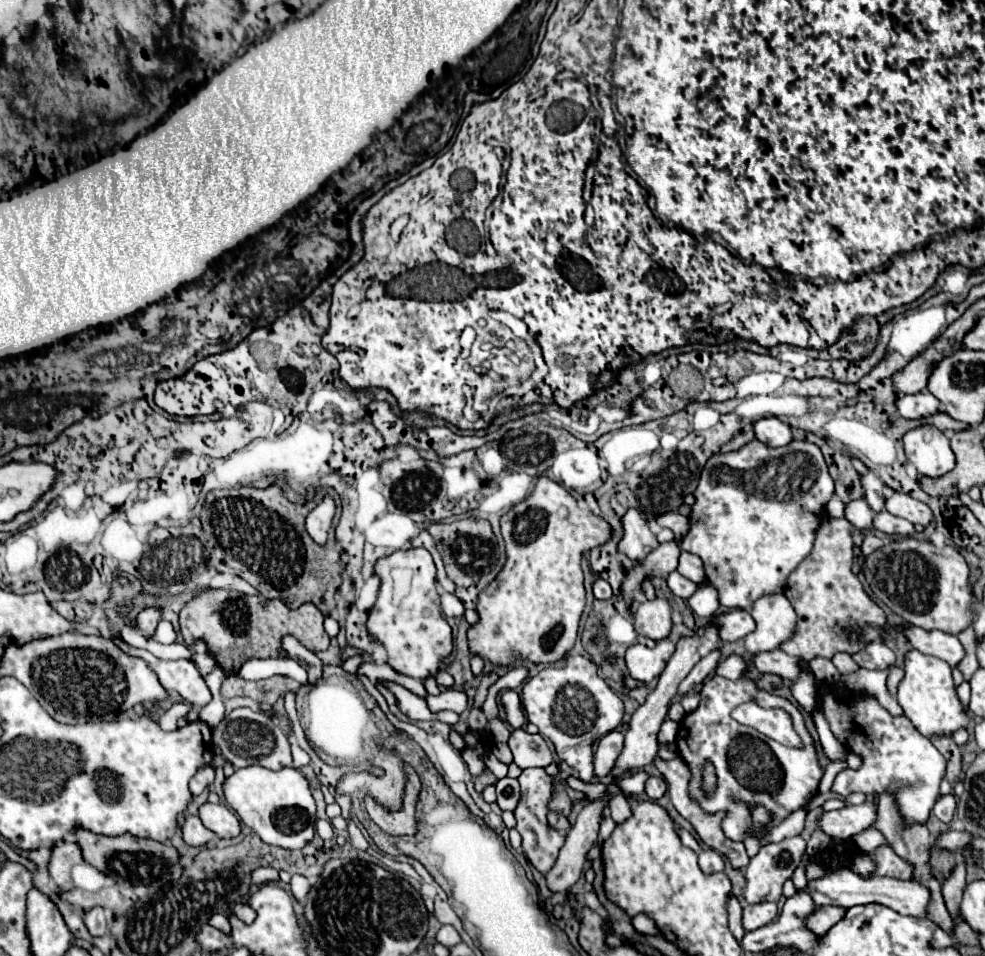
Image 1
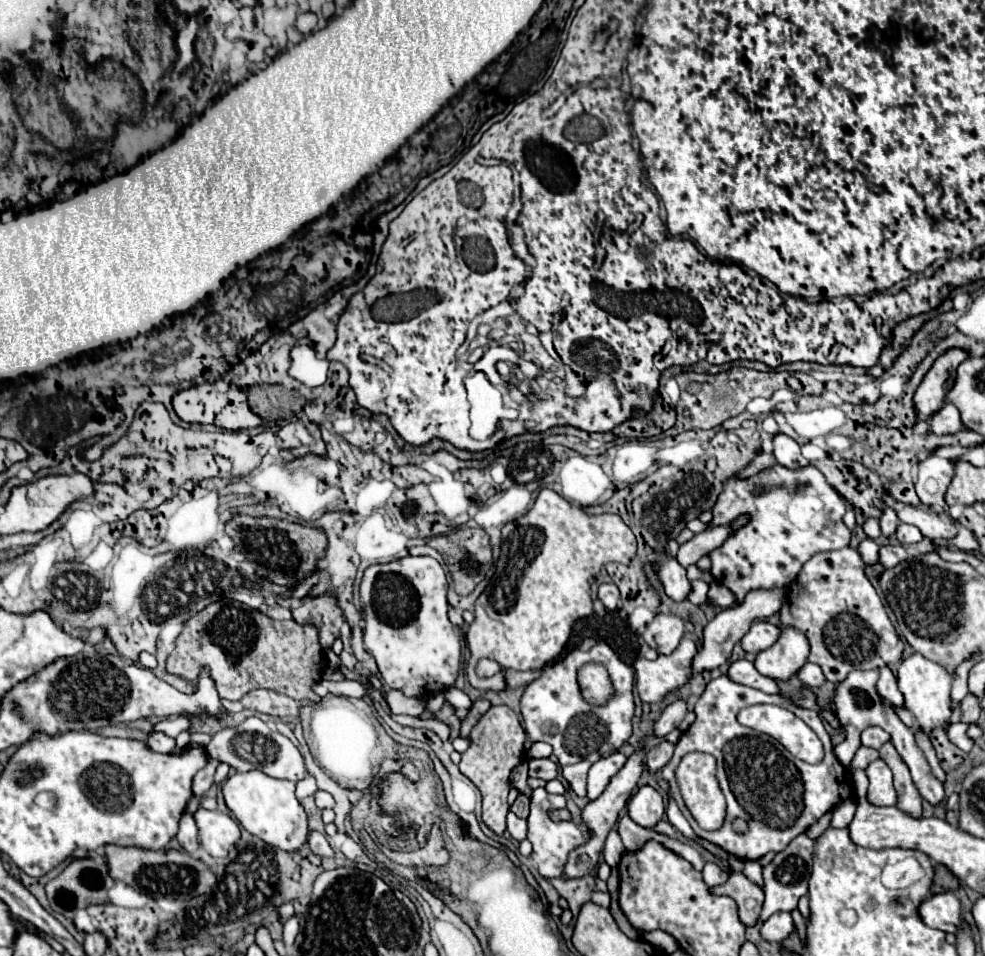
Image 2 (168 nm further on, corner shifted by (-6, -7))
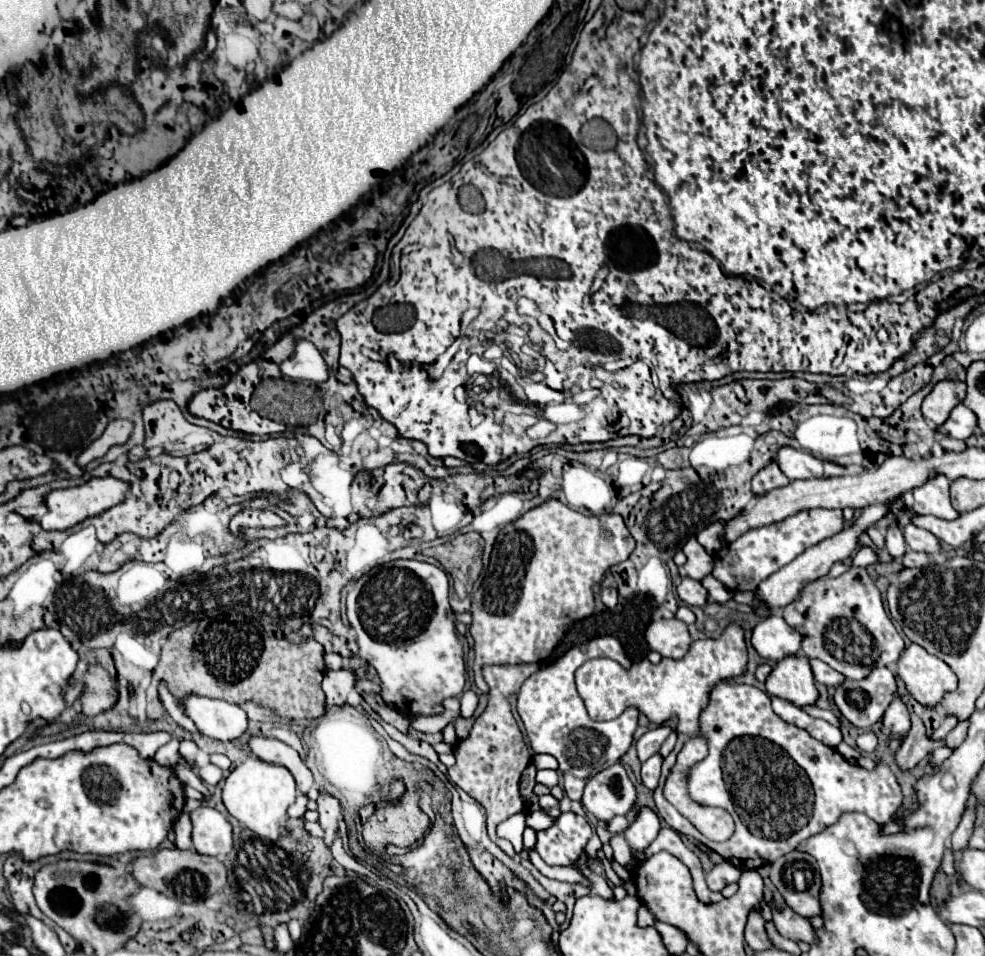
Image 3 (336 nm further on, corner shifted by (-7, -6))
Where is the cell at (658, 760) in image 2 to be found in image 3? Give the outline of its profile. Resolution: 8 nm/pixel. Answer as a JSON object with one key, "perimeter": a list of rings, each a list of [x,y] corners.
{"perimeter":[[[655,754],[649,760],[645,760],[643,766],[641,766],[641,780],[643,780],[643,784],[649,790],[655,790],[657,788],[659,774],[661,774],[661,764],[663,764],[663,756],[661,754]]]}

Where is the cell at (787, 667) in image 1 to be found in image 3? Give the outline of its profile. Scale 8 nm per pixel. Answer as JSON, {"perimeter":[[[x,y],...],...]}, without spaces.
{"perimeter":[[[811,660],[811,670],[813,670],[815,680],[821,682],[821,684],[825,684],[825,686],[839,686],[845,680],[845,676],[841,676],[839,672],[835,672],[833,668],[829,668],[821,660]]]}

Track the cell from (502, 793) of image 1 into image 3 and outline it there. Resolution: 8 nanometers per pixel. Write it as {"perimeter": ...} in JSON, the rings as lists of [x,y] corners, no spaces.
{"perimeter":[[[527,812],[527,826],[531,826],[533,830],[543,830],[549,828],[555,820],[549,818],[545,812]]]}

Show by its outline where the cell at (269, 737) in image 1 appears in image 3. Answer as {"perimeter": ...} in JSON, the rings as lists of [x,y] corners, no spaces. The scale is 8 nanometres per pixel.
{"perimeter":[[[251,736],[247,740],[247,748],[249,748],[251,756],[259,758],[261,762],[277,764],[277,766],[287,768],[293,774],[299,792],[309,792],[309,788],[313,786],[313,774],[311,774],[311,770],[301,760],[299,752],[295,748],[291,748],[289,744],[285,744],[285,742],[277,740],[277,738]]]}

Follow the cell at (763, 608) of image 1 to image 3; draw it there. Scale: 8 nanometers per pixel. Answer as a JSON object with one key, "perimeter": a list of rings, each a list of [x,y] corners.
{"perimeter":[[[789,654],[779,660],[767,676],[765,684],[769,696],[779,696],[799,708],[805,704],[815,704],[819,696],[809,658],[803,654]]]}

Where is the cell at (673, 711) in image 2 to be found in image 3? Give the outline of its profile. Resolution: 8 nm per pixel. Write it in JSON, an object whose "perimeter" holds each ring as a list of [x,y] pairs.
{"perimeter":[[[667,724],[657,726],[655,730],[645,732],[645,734],[637,740],[637,754],[639,754],[639,760],[645,762],[649,756],[657,754],[659,748],[661,748],[661,744],[663,744],[663,740],[665,740],[671,732],[673,732],[673,730],[671,730],[671,726],[667,726]]]}

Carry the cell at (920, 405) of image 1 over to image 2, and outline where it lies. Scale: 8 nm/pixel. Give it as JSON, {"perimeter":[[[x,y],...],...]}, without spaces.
{"perimeter":[[[946,403],[930,421],[930,429],[936,435],[954,435],[962,429],[962,421],[960,421],[960,413],[954,405]]]}

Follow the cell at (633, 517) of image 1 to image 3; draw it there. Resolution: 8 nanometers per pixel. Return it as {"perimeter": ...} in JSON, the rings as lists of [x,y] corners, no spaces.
{"perimeter":[[[683,576],[679,586],[677,586],[677,596],[687,604],[687,606],[703,606],[707,600],[707,590],[701,586],[701,582]]]}

